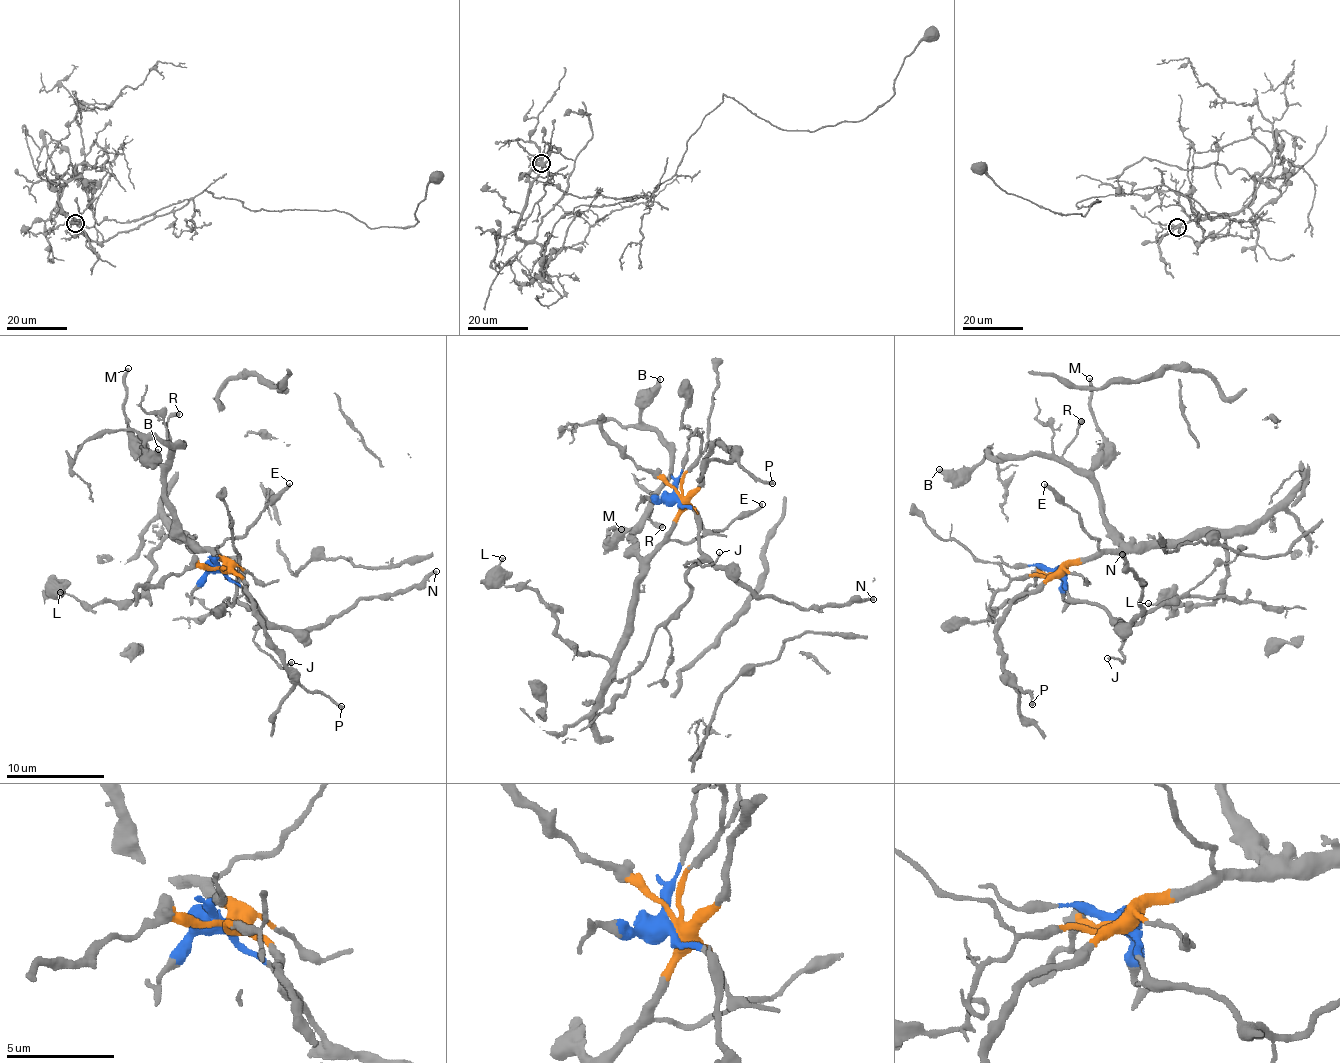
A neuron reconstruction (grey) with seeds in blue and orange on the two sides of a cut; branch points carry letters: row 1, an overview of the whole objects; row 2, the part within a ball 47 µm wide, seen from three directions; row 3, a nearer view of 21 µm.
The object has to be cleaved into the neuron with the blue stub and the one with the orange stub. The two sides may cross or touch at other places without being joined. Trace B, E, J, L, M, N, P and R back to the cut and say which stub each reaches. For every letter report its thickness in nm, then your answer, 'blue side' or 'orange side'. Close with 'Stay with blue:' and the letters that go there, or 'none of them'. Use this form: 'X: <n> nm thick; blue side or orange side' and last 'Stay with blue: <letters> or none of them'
B: 400 nm thick; orange side
E: 260 nm thick; orange side
J: 160 nm thick; blue side
L: 160 nm thick; orange side
M: 240 nm thick; orange side
N: 280 nm thick; blue side
P: 240 nm thick; orange side
R: 400 nm thick; orange side
Stay with blue: J, N

